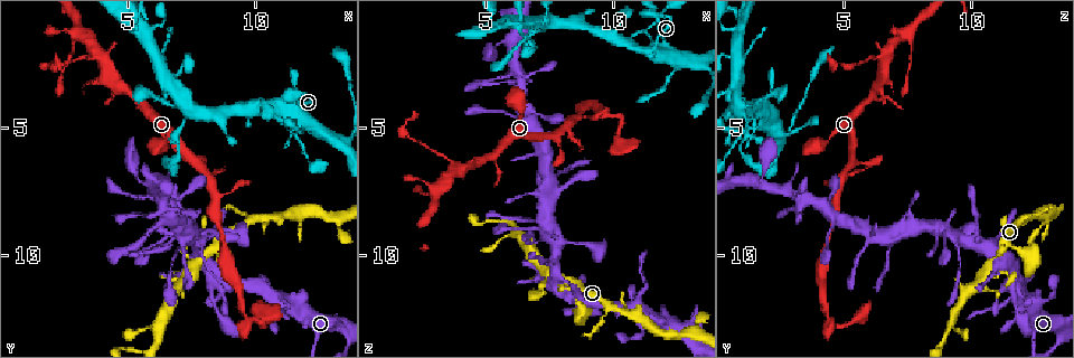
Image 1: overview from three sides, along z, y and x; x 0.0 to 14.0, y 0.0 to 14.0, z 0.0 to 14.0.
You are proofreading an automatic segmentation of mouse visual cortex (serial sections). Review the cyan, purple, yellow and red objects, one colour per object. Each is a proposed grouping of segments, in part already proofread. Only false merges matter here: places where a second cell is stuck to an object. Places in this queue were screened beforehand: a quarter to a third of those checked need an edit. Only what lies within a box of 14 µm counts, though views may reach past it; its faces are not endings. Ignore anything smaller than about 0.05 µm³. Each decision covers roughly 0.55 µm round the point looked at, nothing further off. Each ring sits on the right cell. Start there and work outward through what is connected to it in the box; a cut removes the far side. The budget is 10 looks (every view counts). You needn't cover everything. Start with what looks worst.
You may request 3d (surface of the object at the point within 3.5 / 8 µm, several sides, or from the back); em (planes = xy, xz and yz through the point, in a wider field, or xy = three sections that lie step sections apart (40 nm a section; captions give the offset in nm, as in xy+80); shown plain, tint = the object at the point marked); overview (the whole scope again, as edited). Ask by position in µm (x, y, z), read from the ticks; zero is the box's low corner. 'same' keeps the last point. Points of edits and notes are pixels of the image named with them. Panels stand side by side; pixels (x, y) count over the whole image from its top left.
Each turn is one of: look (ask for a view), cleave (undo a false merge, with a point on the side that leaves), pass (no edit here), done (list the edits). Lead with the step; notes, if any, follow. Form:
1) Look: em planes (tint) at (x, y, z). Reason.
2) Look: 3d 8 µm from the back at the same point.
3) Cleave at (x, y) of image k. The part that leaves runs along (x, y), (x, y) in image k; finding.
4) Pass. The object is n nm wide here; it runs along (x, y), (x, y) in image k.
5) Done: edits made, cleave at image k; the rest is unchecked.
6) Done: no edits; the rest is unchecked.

Look: 3d 3.5 µm at (10.6, 4.2, 1.7). Three-way junction.

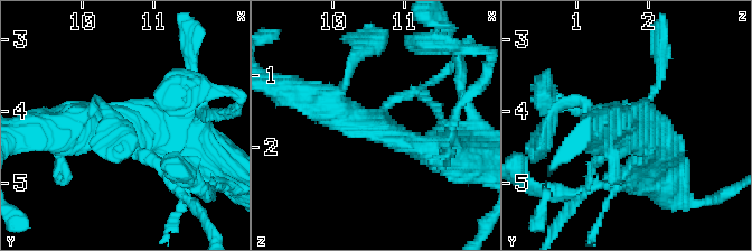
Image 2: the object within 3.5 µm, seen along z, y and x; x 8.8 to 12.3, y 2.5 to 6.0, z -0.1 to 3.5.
Look: em xy step 1 (tint) at (10.65, 4.25, 1.70).

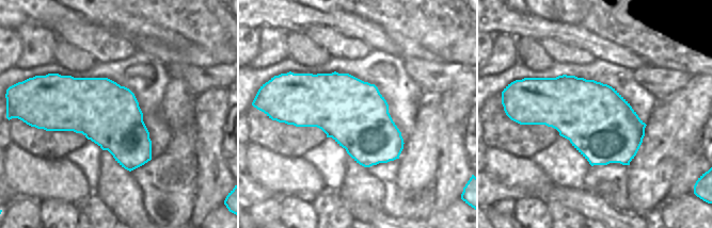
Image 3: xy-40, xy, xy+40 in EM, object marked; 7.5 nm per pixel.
Pass. 3 arms meet here; the arms are 150, 400, 450 nm wide; it runs along (447, 142), (430, 151), (312, 99) in image 2; continuous, no second cell.

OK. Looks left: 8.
Look: 3d 3.5 µm at (4.1, 2.3, 6.7). Thin arm on a thick one.

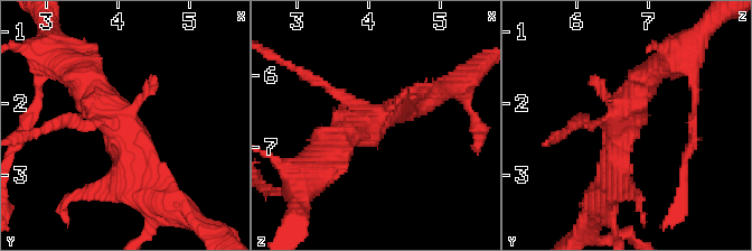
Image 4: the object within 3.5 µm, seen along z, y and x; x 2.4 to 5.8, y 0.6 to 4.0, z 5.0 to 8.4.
Look: em xy step 3 (tint) at (4.00, 2.20, 6.65). Shape alone is not enough.

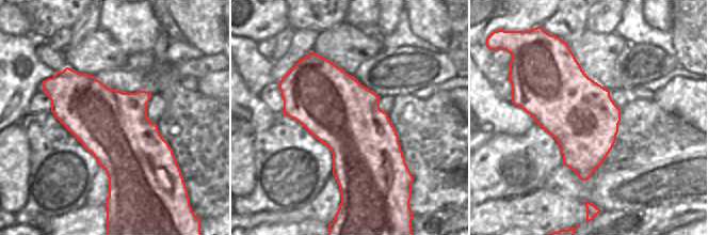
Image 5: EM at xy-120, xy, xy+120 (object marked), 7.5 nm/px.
Pass. It runs along (149, 186), (122, 123), (71, 68) in image 4; one cell here.

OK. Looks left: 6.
Look: 3d 3.5 µm at (9.8, 12.4, 4.5). Abrupt turn.

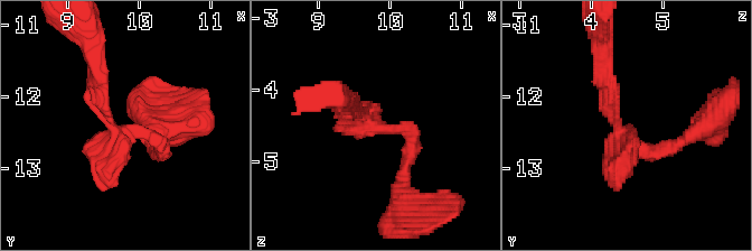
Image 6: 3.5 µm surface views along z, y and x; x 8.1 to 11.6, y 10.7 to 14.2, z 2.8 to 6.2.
Look: em planes (tint) at (9.75, 12.50, 4.45). Need the tissue.

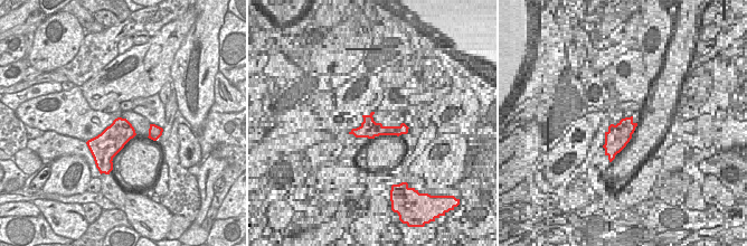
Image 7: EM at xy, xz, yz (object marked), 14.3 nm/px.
Pass. It runs along (95, 67), (105, 119), (157, 150) in image 6; all the same cell.

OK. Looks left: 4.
Look: 3d 3.5 µm at (11.1, 11.8, 12.7). Four arms meet.

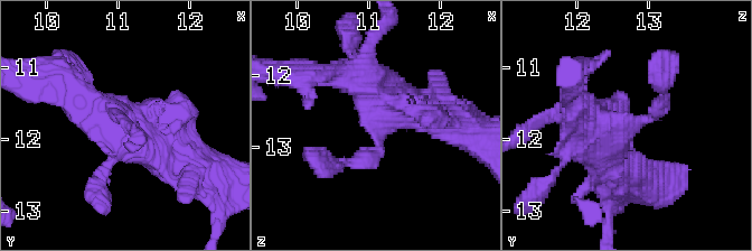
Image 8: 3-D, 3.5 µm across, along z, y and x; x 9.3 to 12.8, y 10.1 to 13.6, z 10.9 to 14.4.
Look: em planes (tint) at (11.15, 11.85, 12.70).

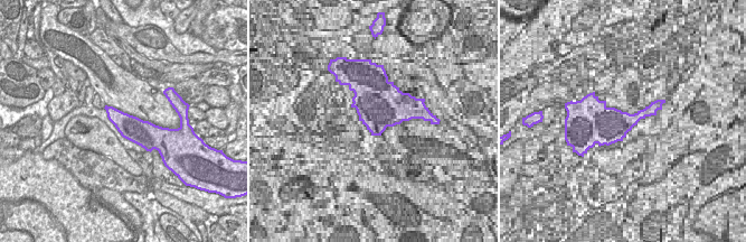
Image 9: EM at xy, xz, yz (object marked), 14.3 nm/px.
Look: em xy step 5 (tint) at the same point. Another direction.

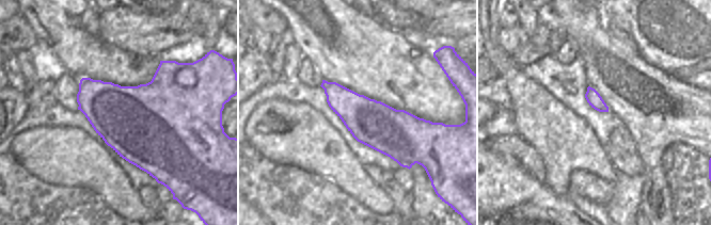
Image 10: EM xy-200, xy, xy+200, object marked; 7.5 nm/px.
Pass. All the same cell.

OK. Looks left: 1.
Done: no edits; the rest is unchecked.

